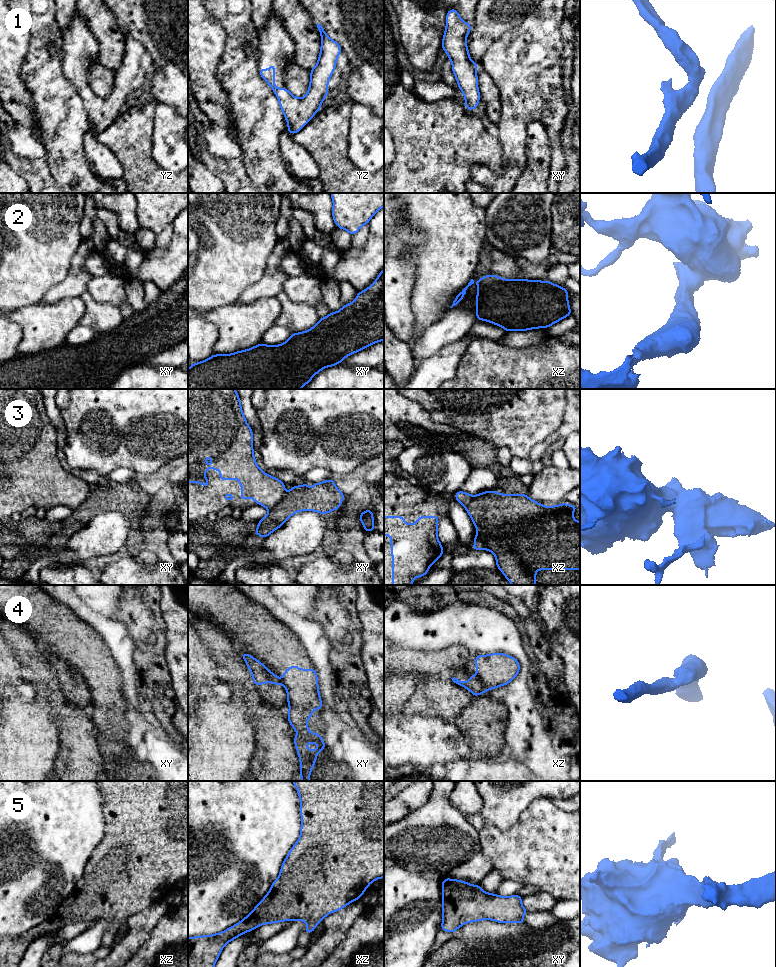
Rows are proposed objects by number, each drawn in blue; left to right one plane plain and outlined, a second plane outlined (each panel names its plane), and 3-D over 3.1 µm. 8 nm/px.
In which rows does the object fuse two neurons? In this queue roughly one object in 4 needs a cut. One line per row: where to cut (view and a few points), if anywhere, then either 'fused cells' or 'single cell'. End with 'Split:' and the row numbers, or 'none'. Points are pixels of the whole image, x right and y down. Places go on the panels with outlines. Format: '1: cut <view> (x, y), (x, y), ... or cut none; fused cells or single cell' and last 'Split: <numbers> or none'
1: cut none; single cell
2: cut none; single cell
3: cut xy (285, 493), (269, 510); fused cells
4: cut xz (476, 675), (486, 690); fused cells
5: cut none; single cell
Split: 3, 4

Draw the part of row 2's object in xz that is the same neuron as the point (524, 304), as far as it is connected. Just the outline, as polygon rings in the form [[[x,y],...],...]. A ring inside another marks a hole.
[[[492,274],[480,278],[476,295],[477,320],[501,326],[506,332],[549,328],[556,322],[572,315],[568,291],[548,281],[504,279]]]

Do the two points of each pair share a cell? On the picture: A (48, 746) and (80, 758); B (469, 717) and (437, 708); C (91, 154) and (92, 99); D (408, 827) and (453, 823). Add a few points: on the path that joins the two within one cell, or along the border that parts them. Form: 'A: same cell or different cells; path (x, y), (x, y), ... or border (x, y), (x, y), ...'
A: different cells; border (57, 726), (58, 751), (51, 770)
B: different cells; border (474, 697), (453, 720)
C: different cells; border (91, 130), (97, 134)
D: same cell; path (419, 827), (442, 827)

